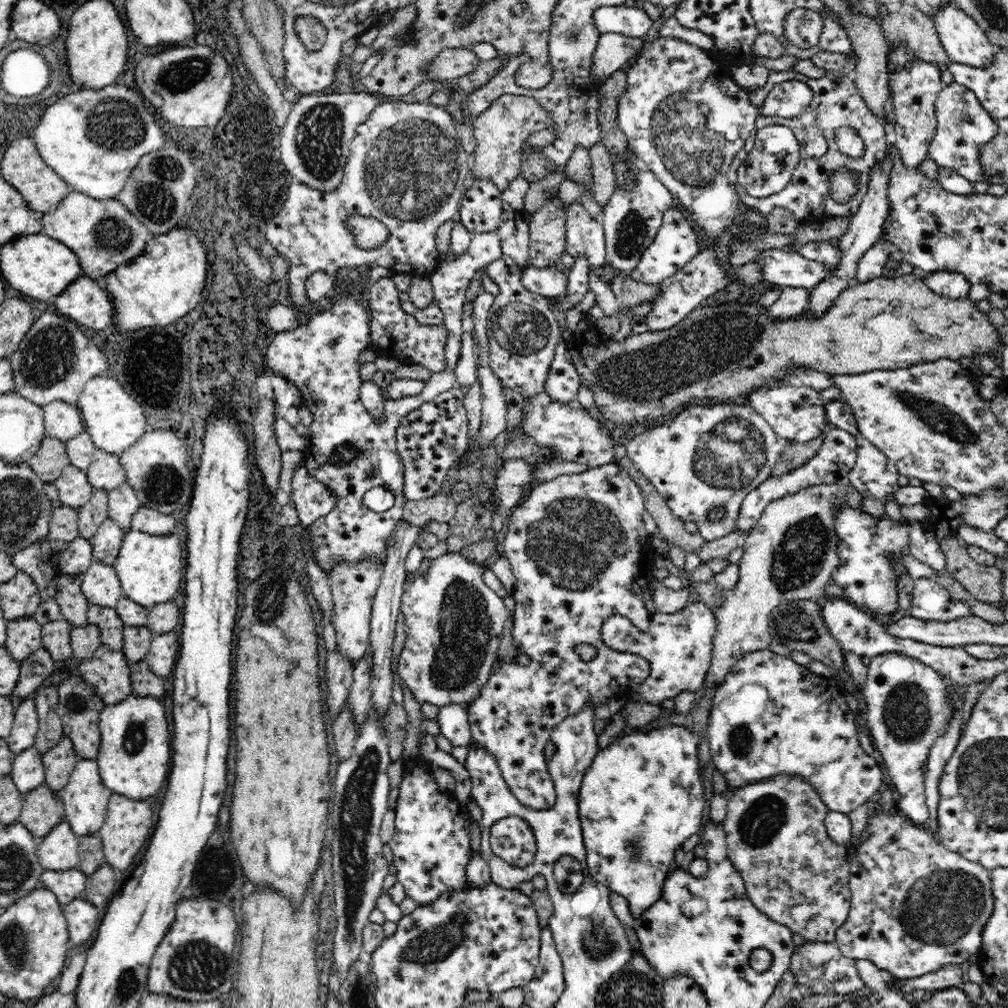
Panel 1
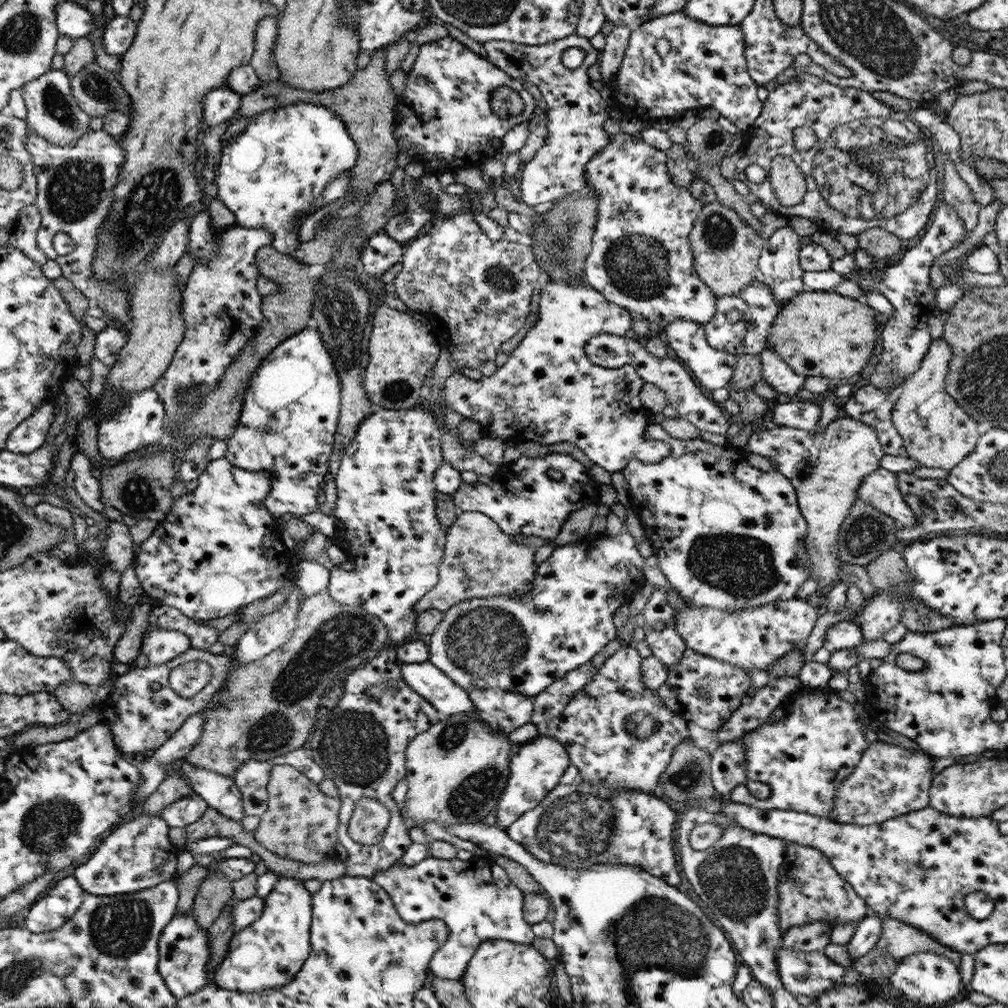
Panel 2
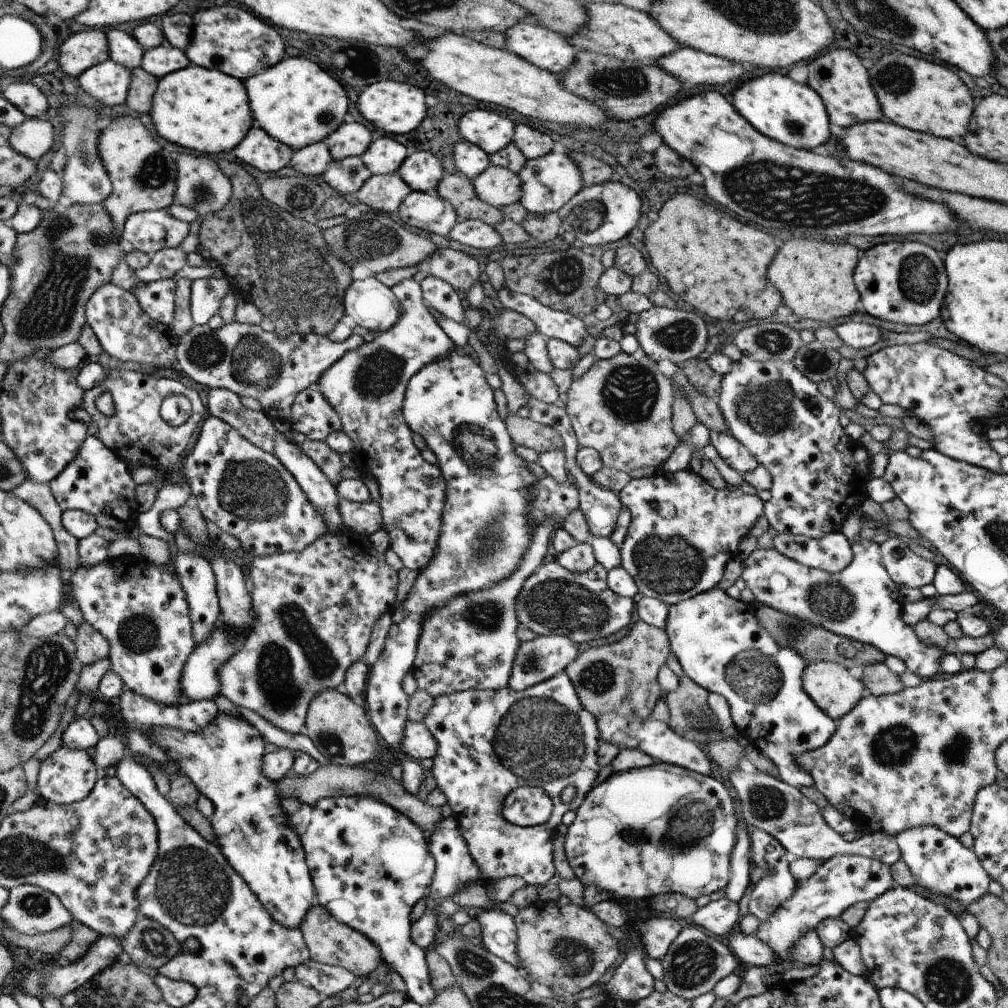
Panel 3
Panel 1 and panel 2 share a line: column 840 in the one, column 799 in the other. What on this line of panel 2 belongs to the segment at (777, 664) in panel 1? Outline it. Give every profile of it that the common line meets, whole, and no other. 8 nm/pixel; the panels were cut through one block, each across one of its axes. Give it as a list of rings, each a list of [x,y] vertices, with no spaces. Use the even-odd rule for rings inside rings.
[[[803,684],[795,692],[790,693],[784,700],[784,716],[778,722],[772,722],[768,717],[758,729],[742,735],[742,750],[746,757],[746,780],[747,782],[761,782],[767,785],[771,790],[771,795],[767,799],[758,799],[754,797],[745,784],[739,785],[732,791],[728,798],[733,802],[747,804],[762,810],[793,810],[794,812],[803,812],[820,818],[826,818],[834,821],[831,815],[833,810],[835,791],[842,780],[848,778],[850,771],[858,765],[862,754],[868,748],[866,741],[866,725],[860,721],[860,717],[854,711],[854,704],[845,702],[838,697],[838,690],[830,688],[808,688]]]

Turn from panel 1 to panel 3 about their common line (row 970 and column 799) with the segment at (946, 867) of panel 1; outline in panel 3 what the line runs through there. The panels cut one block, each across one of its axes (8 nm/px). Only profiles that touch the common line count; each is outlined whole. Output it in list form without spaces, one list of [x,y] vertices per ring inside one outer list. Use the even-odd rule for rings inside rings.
[[[834,855],[820,863],[815,873],[803,883],[798,882],[793,897],[785,901],[768,921],[761,922],[755,934],[763,944],[770,945],[782,966],[791,965],[789,946],[808,929],[815,929],[826,917],[840,917],[852,904],[874,900],[895,886],[891,866],[878,859],[860,855]]]

